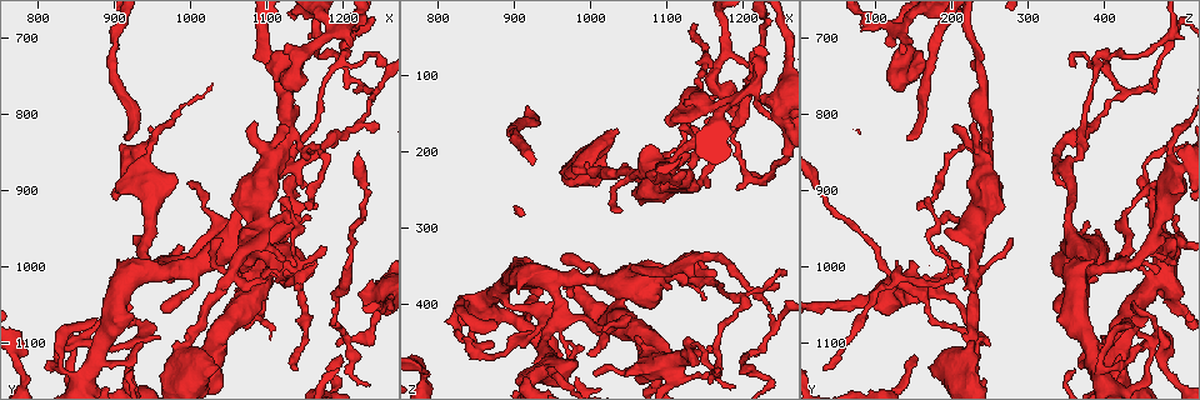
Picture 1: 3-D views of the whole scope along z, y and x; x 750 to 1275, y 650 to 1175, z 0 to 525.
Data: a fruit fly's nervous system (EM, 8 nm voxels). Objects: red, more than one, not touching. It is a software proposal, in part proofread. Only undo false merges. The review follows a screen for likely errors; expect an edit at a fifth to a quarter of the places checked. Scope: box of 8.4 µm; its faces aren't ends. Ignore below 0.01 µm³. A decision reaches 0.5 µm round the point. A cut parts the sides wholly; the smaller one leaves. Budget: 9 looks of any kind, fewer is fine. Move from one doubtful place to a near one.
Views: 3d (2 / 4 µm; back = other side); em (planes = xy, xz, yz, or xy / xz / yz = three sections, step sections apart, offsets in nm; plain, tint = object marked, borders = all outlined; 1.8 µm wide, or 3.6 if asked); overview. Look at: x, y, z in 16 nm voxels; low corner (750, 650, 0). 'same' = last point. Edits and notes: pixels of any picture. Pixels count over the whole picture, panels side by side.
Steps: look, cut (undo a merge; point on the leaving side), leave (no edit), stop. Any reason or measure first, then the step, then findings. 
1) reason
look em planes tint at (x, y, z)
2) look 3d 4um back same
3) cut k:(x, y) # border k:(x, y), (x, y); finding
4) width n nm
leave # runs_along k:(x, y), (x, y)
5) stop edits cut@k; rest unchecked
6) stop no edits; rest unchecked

a fork
look 3d 4um at (1215, 1095, 240)

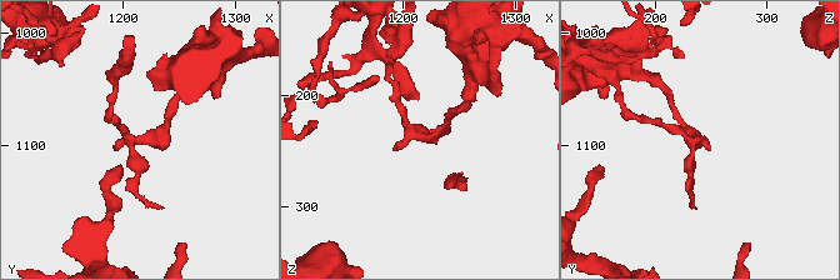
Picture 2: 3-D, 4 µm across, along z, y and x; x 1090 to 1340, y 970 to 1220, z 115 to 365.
need the tissue
look em planes tint at (1216, 1094, 236)

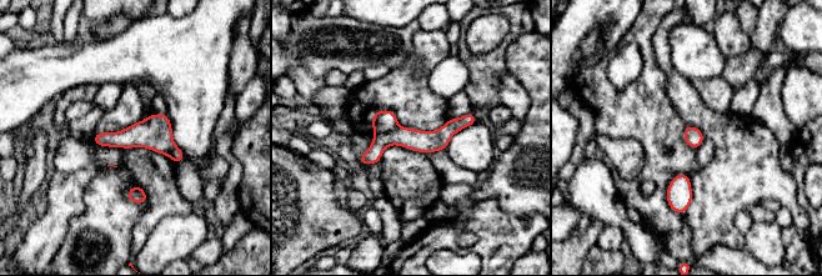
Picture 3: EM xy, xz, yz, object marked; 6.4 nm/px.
cut 3:(385, 121) # border 3:(397, 126), (387, 133), (374, 133); two neurons meet here

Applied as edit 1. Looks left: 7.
see it whole again
look overview

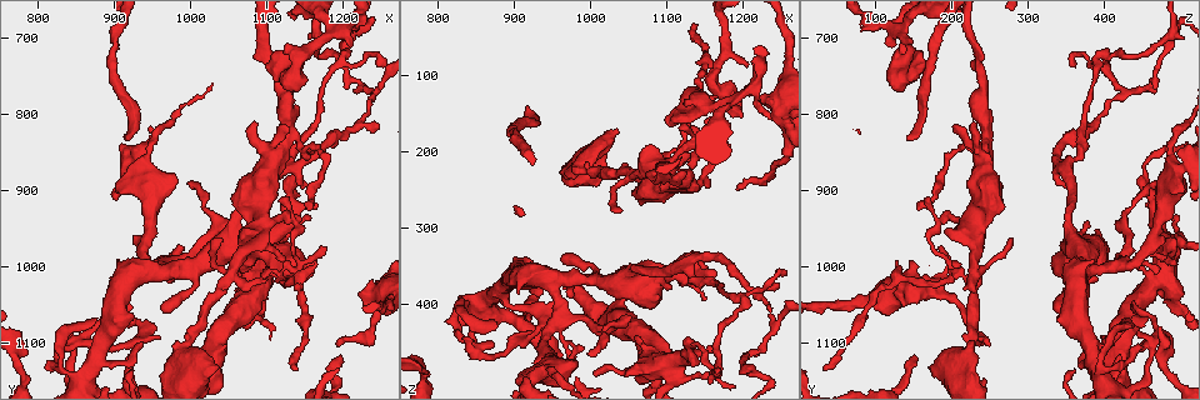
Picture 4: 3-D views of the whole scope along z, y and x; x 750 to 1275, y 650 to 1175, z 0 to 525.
closes a loop
look em yz step 16 tint at (875, 1070, 470)

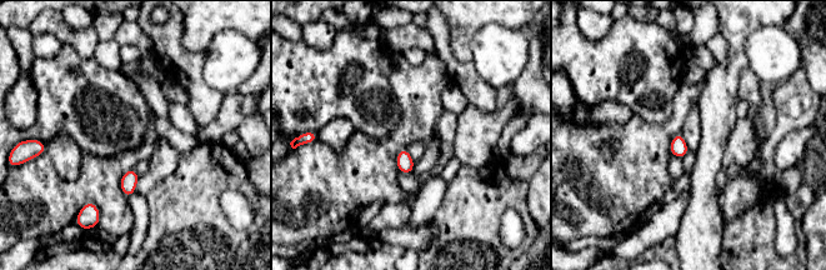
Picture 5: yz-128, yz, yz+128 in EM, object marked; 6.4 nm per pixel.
look em planes tint same

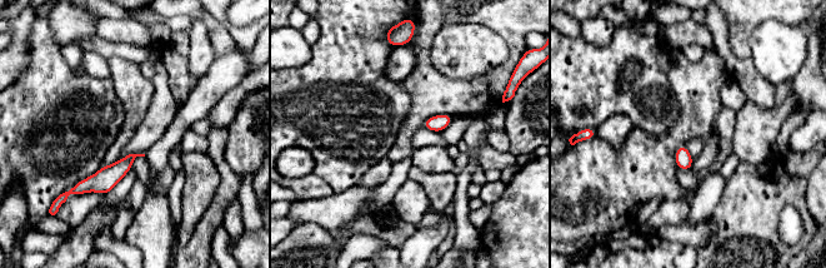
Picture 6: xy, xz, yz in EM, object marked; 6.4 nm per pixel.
leave # runs_along 6:(131, 157), (103, 182), (76, 188); continuous, no second neuron

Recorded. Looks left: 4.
looks like a crossing
look 3d 4um at (990, 1115, 210)

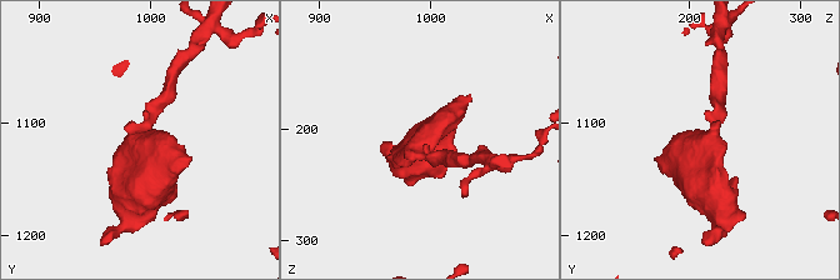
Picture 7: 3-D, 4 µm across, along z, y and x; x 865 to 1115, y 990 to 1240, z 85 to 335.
need the tissue
look em xy step 16 tint at (992, 1112, 214)

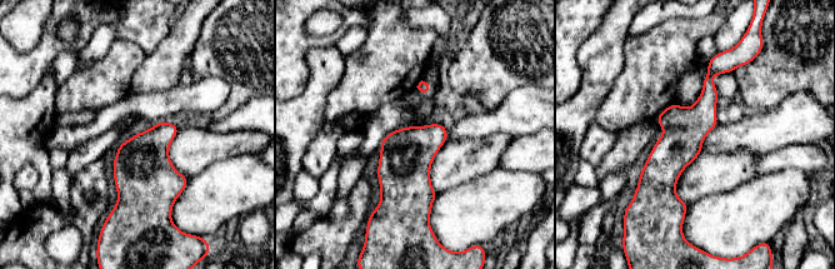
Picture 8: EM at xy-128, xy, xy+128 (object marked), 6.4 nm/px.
width 240 nm
leave # one neuron here

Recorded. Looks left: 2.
look em xz step 8 tint at (1055, 1010, 230)

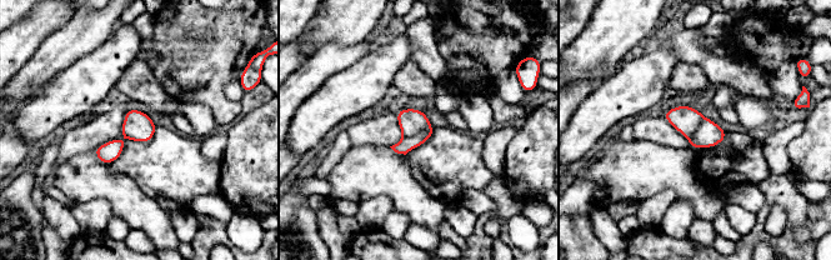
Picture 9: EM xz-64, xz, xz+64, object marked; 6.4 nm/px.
width 190 nm
cut 9:(405, 145) # border 9:(431, 126), (417, 135), (404, 136); two neurons meet here

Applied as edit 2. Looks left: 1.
stop edits cut@3, cut@9; rest unchecked

